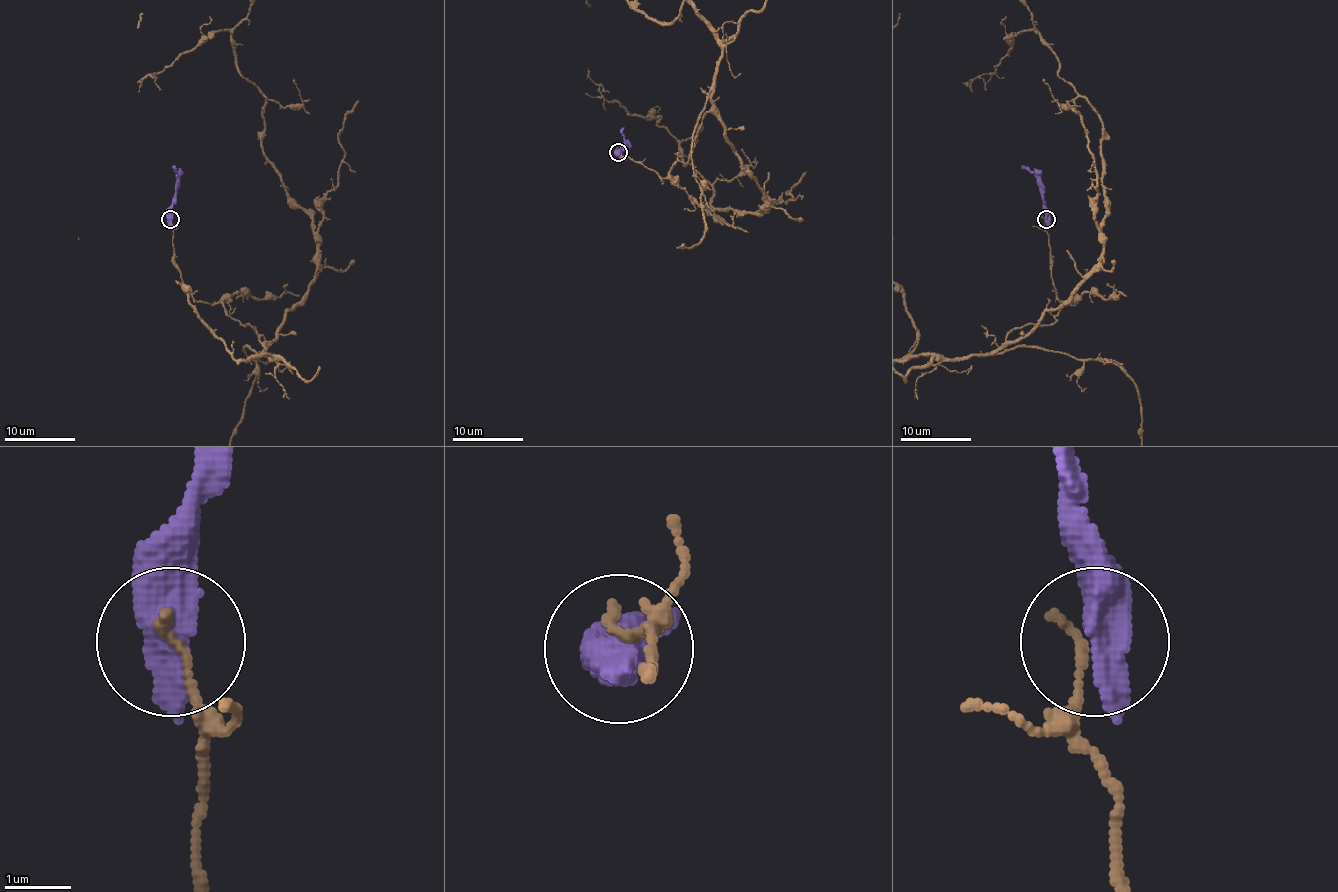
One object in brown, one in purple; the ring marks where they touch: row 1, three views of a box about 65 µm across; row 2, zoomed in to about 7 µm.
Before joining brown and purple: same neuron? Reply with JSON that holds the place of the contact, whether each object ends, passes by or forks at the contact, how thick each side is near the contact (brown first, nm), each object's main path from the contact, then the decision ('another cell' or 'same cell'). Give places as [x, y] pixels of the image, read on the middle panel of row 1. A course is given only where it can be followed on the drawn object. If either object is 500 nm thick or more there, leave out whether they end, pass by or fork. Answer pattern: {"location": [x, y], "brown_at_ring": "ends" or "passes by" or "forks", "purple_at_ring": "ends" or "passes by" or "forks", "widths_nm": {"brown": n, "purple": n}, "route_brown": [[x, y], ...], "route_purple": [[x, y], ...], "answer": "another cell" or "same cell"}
{"location": [618, 152], "widths_nm": {"brown": 150, "purple": 750}, "route_purple": [[617, 152], [624, 145], [623, 127]], "answer": "another cell"}

